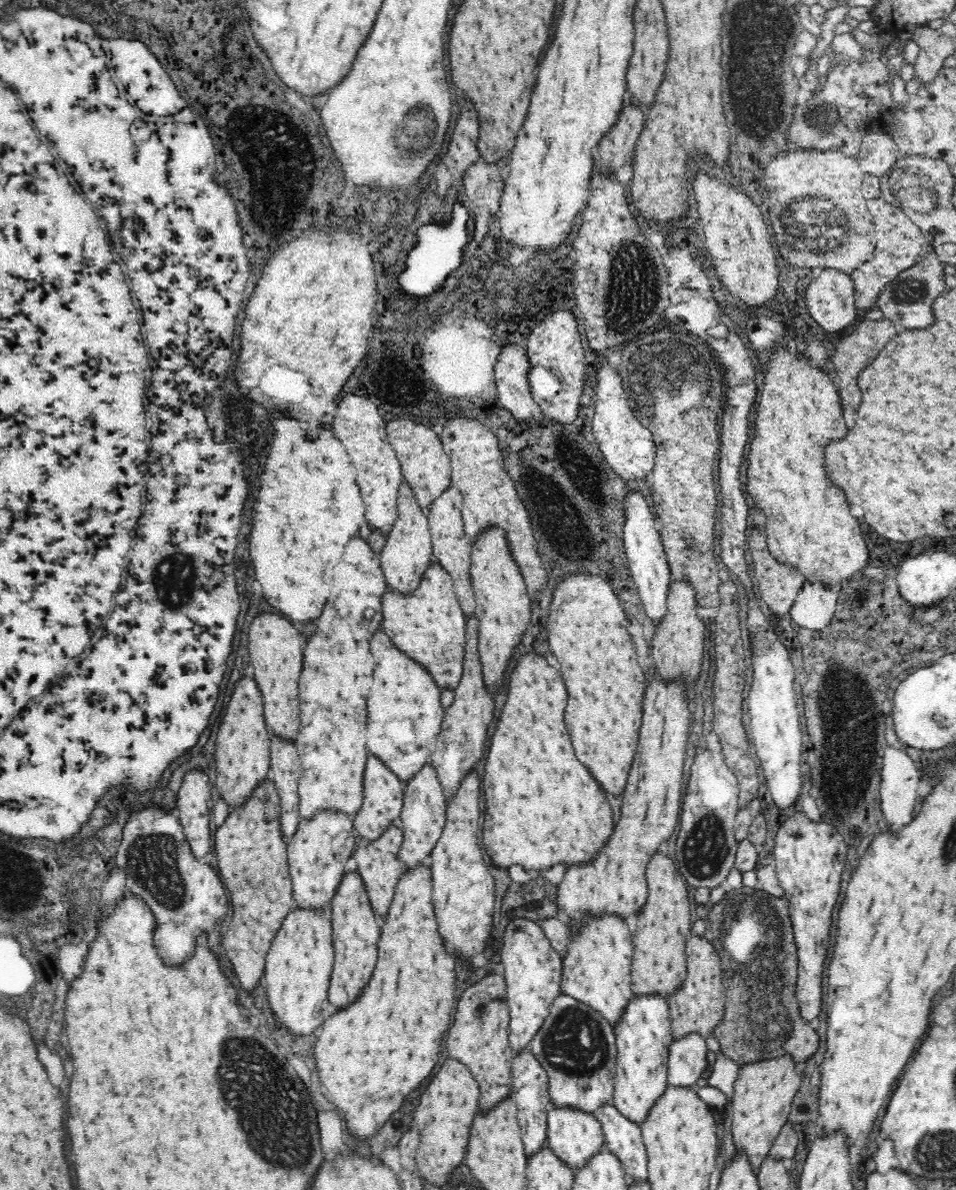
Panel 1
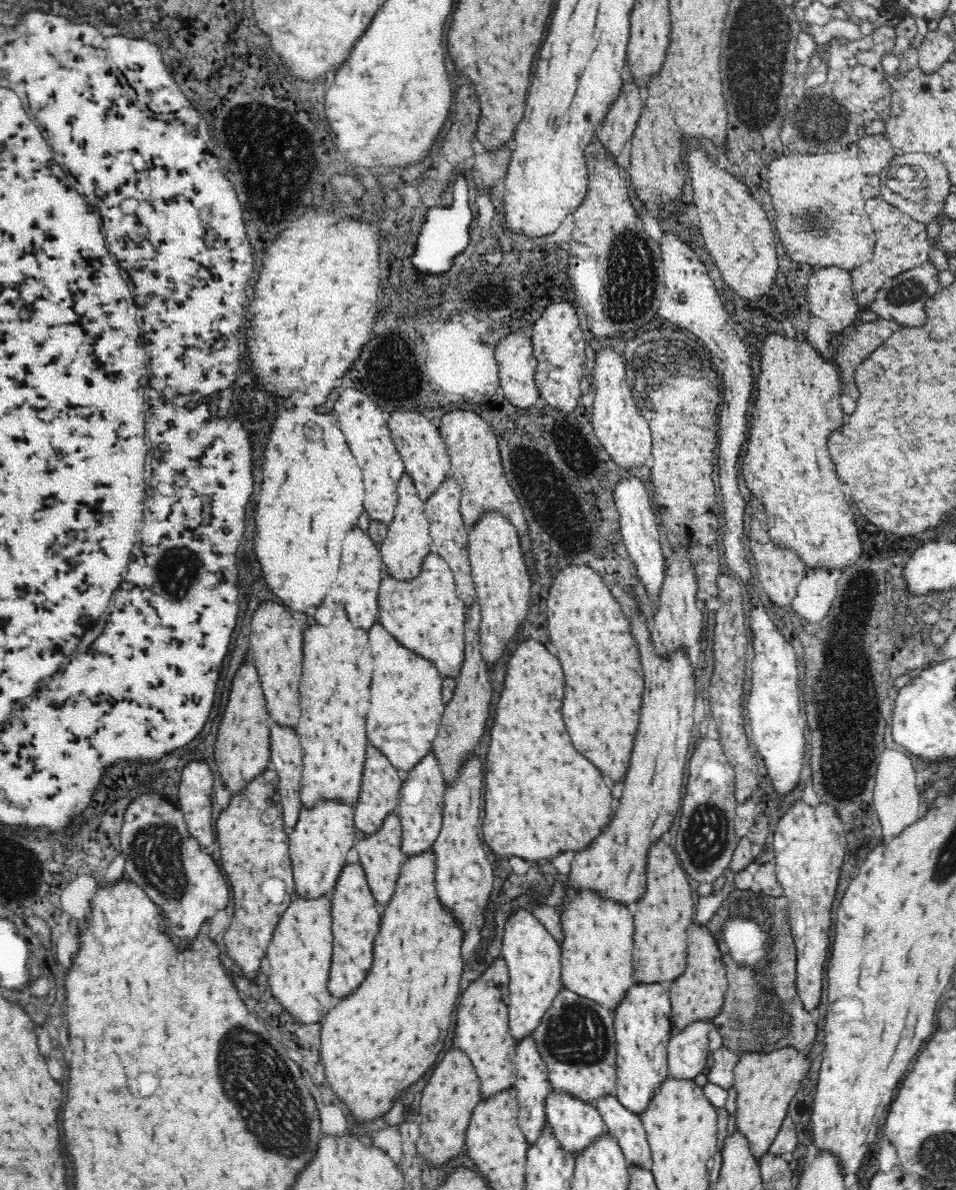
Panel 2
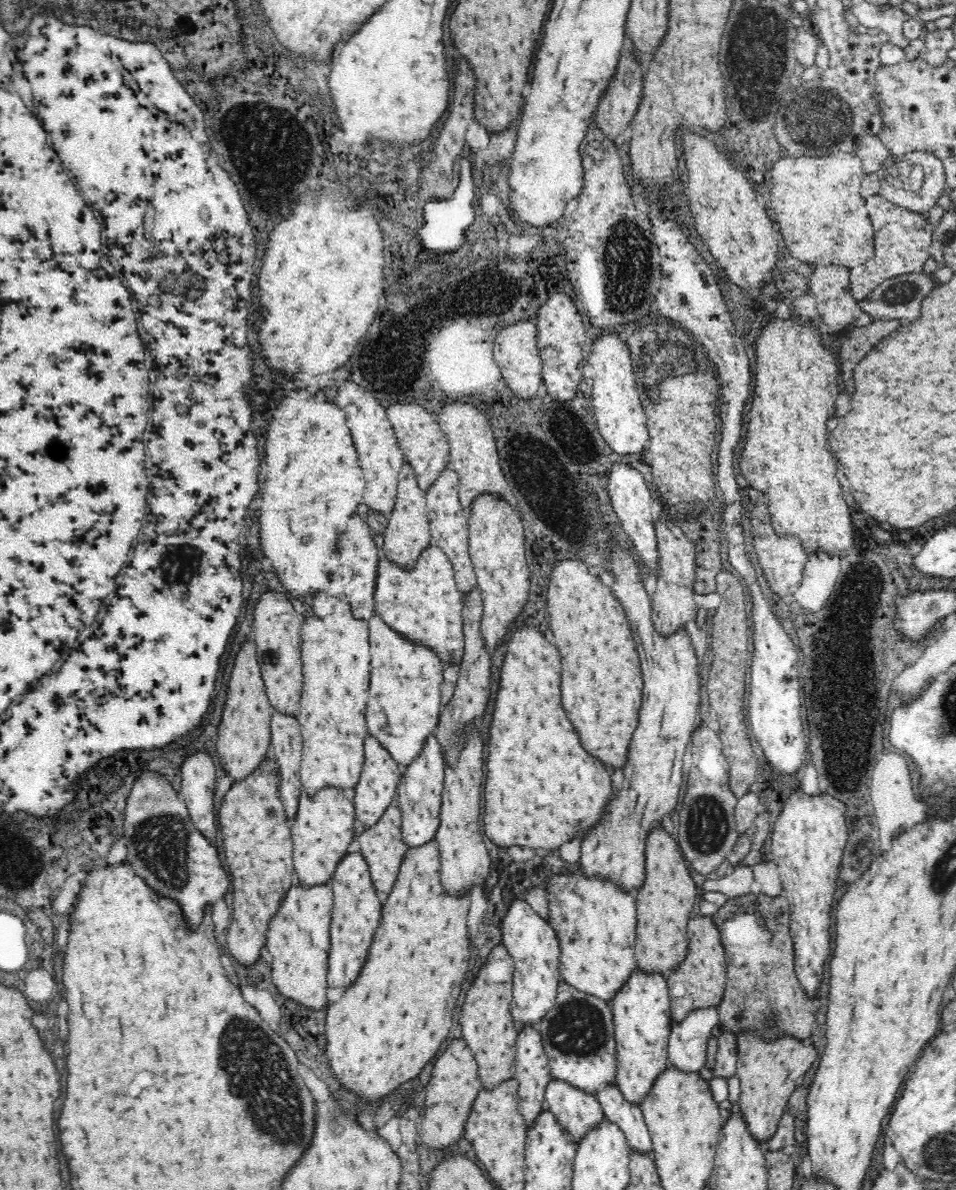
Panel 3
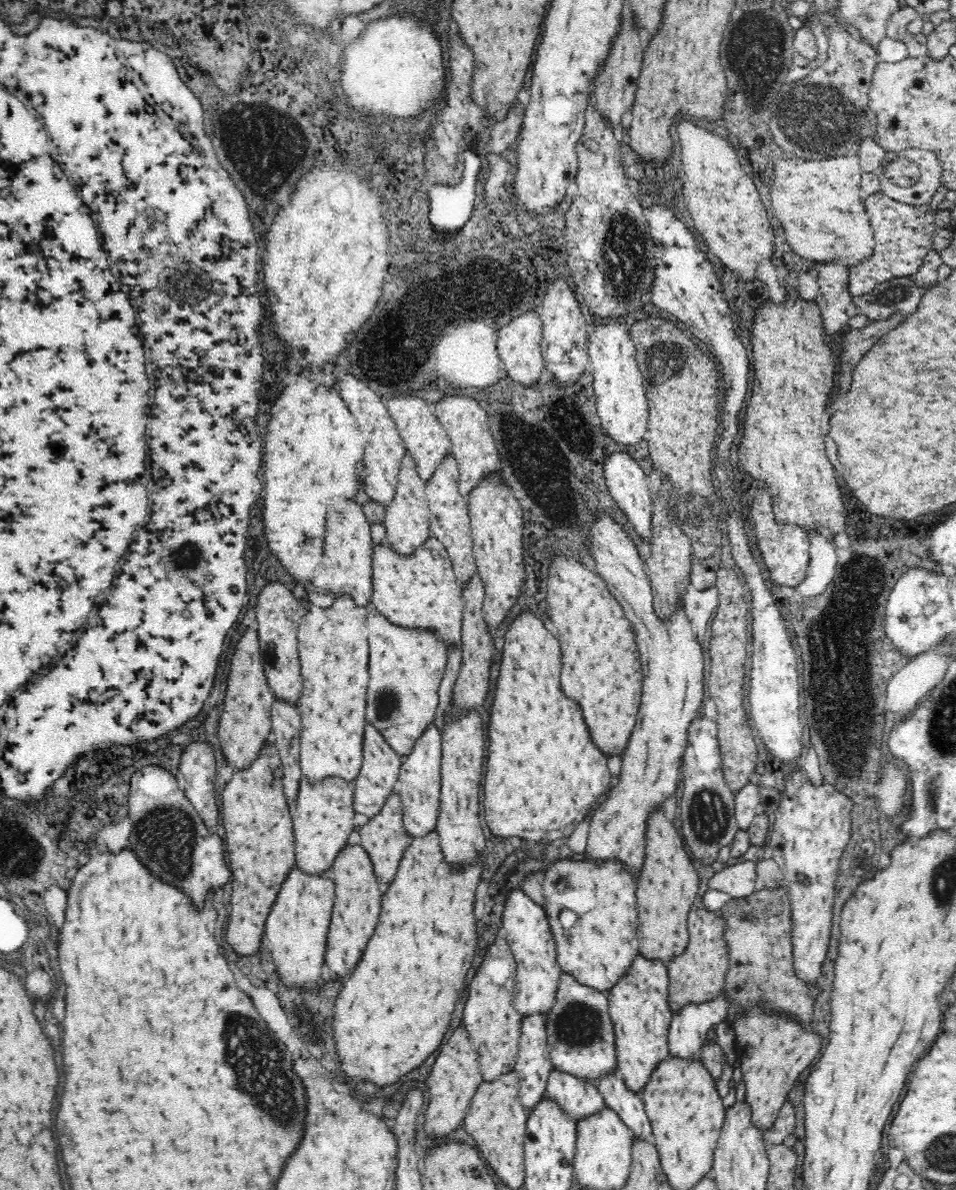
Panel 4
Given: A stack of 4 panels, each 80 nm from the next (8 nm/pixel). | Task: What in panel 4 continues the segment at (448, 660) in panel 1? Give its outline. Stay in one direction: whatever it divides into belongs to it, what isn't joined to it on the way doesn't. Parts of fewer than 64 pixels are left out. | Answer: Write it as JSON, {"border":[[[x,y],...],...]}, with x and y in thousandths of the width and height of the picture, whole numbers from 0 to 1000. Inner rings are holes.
{"border":[[[450,450],[438,460],[426,467],[415,464],[404,454],[389,456],[389,506],[393,513],[412,524],[431,528],[456,527],[467,545],[481,543],[484,492],[477,486],[460,453]]]}

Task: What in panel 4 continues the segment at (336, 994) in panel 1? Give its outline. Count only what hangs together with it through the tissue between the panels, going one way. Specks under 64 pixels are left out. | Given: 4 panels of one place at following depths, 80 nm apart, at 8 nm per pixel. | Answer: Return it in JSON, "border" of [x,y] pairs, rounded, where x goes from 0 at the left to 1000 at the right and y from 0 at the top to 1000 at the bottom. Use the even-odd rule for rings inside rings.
{"border":[[[362,708],[346,728],[342,729],[340,735],[349,740],[350,757],[342,785],[339,809],[342,818],[347,818],[349,822],[356,822],[368,817],[368,813],[379,803],[383,792],[387,790],[393,780],[400,750],[397,750],[397,741],[391,734],[388,719],[378,709]]]}

